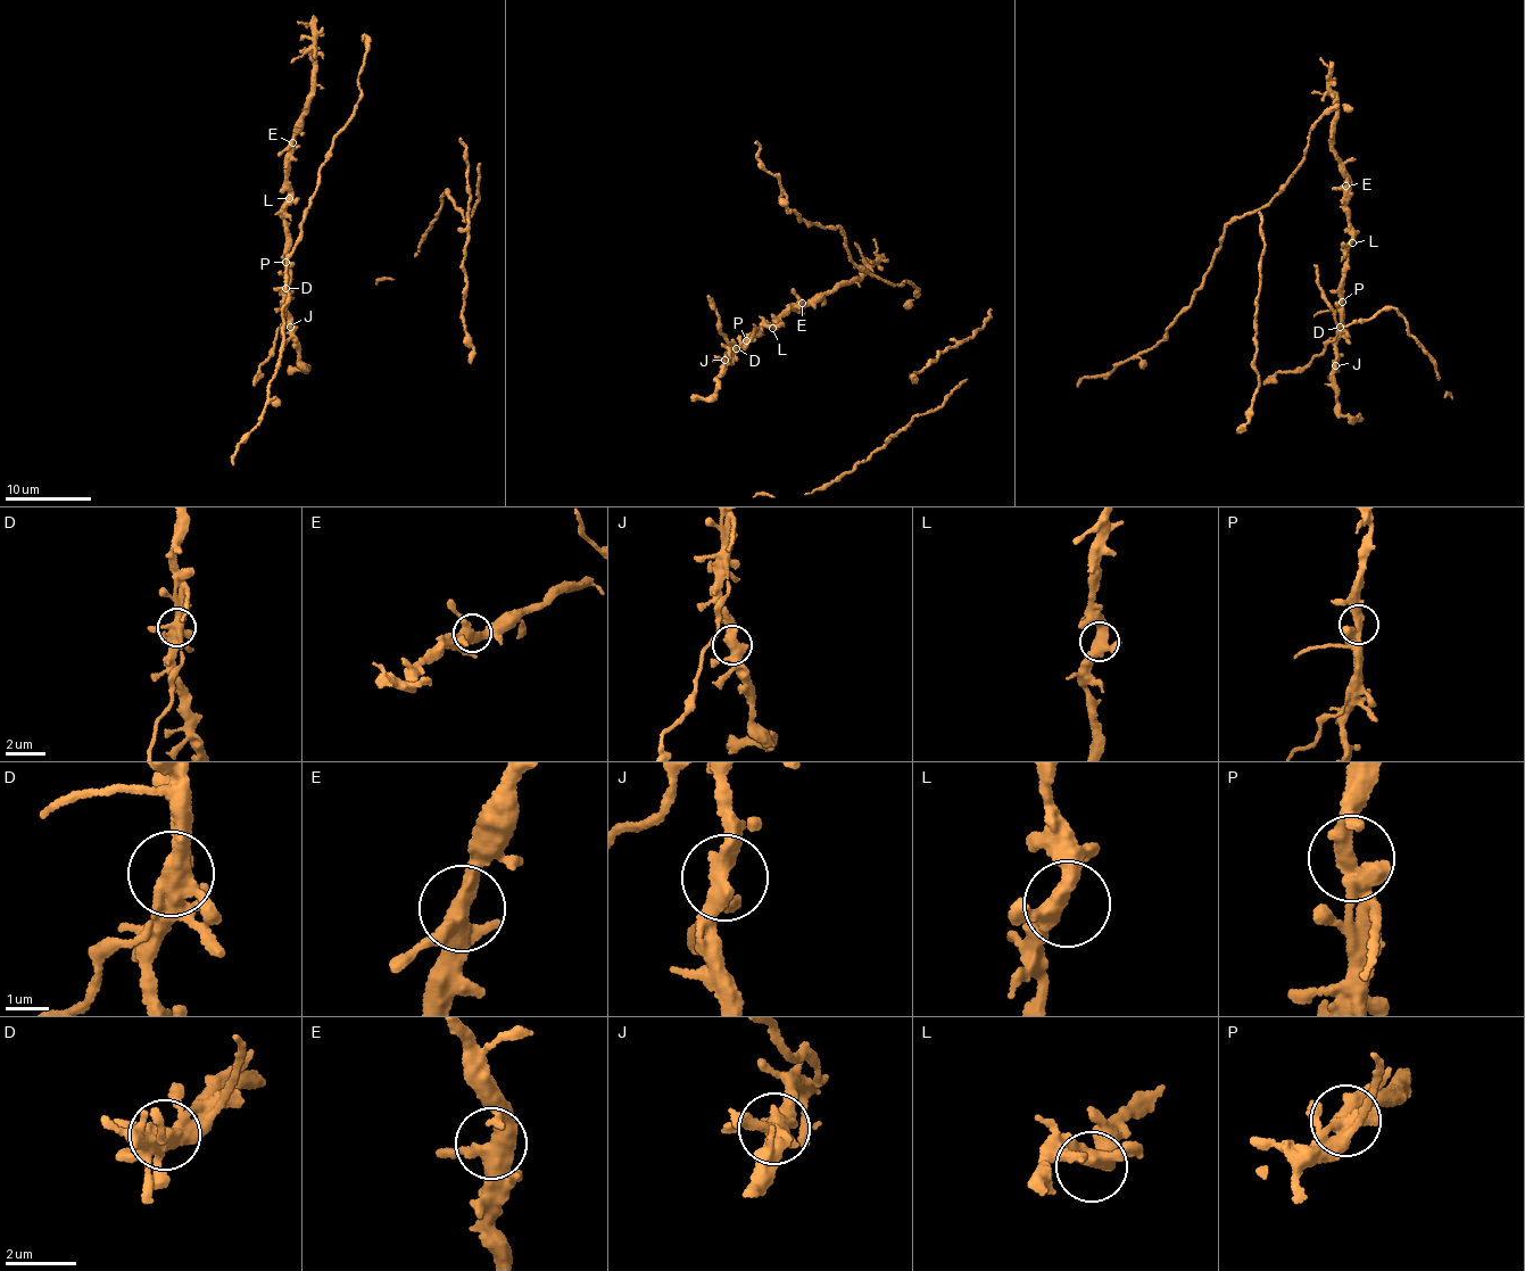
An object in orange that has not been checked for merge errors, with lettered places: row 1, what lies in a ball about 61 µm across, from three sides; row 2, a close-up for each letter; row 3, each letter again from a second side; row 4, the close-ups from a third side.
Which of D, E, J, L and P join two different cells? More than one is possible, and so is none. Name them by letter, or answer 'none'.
D

